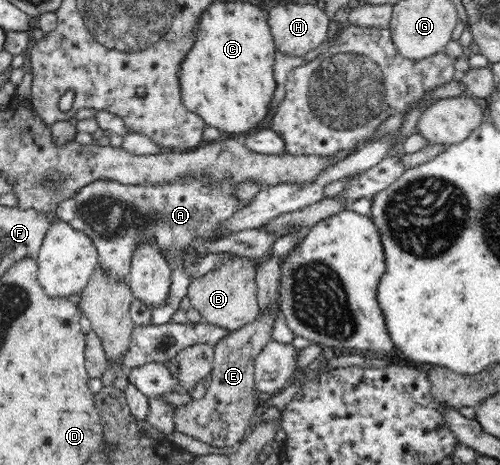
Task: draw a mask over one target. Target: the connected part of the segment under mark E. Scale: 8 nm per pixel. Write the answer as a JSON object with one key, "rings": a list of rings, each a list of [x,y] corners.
{"rings":[[[275,312],[261,314],[255,321],[228,332],[214,347],[214,364],[207,381],[206,393],[197,400],[179,406],[172,418],[174,431],[199,440],[213,448],[235,449],[258,418],[261,396],[254,381],[254,361],[271,340]]]}

